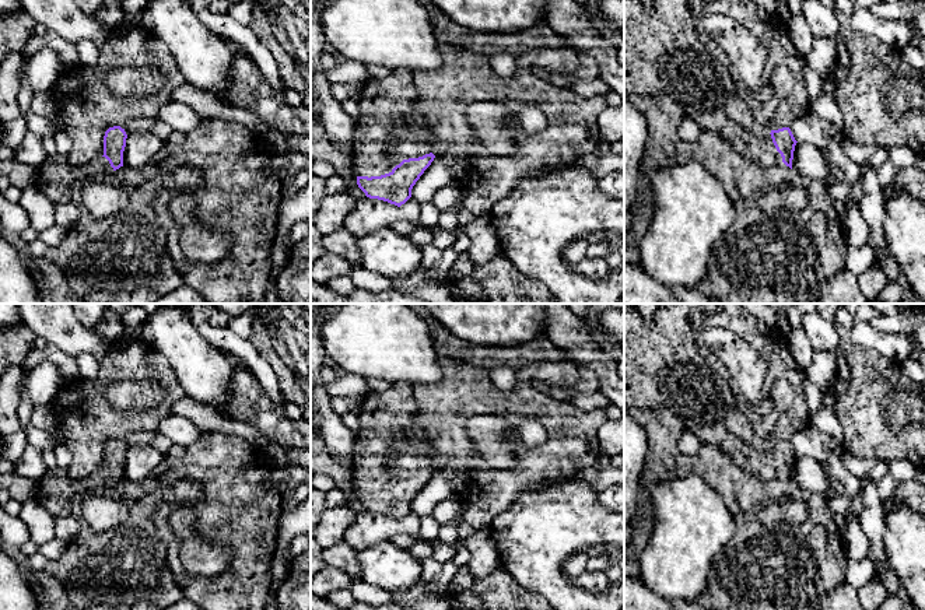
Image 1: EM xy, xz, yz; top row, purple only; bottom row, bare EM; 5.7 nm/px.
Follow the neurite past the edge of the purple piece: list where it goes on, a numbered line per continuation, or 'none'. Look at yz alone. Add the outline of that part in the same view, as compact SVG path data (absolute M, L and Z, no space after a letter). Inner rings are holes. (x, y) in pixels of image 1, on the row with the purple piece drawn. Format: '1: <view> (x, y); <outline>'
none

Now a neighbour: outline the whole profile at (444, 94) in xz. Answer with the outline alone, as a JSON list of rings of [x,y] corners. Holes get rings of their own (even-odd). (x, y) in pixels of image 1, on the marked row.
[[[439,45],[439,53],[439,69],[413,71],[418,94],[413,109],[430,127],[425,141],[434,155],[472,148],[467,106],[500,101],[509,92],[509,84],[493,70],[487,56],[453,45]]]

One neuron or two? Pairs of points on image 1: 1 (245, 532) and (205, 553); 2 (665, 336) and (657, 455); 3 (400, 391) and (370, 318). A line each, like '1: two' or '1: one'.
1: two
2: two
3: two

